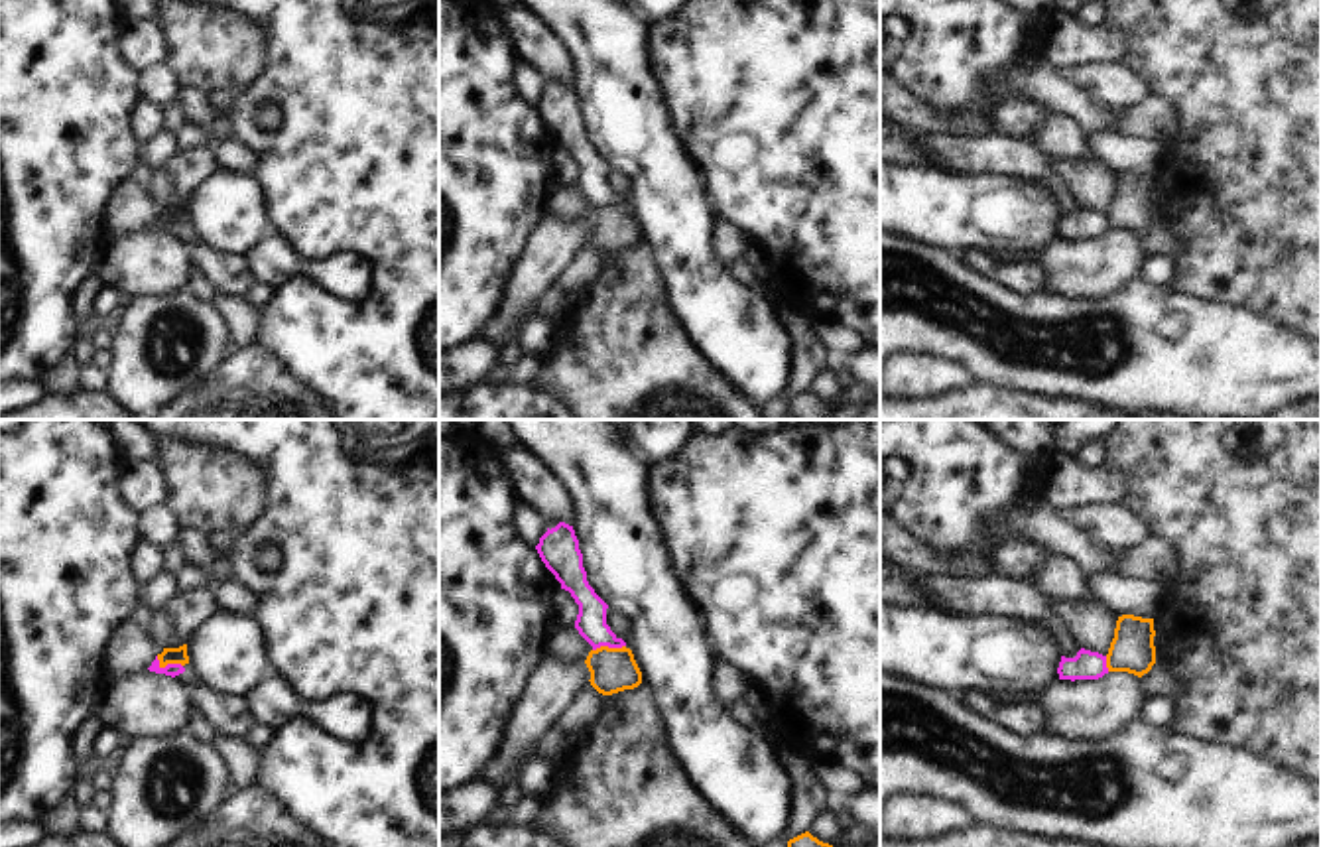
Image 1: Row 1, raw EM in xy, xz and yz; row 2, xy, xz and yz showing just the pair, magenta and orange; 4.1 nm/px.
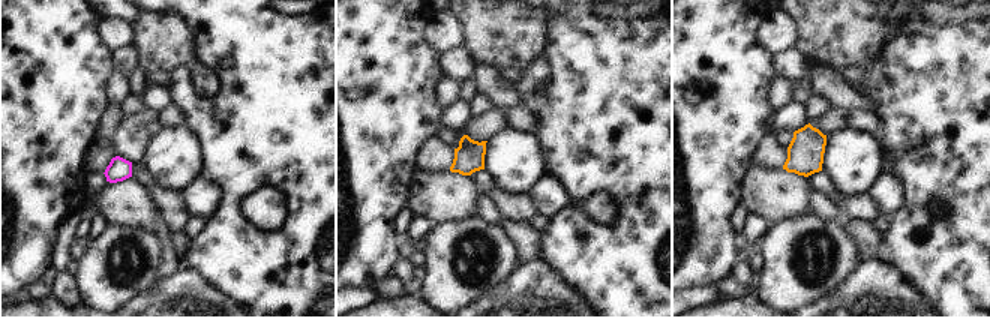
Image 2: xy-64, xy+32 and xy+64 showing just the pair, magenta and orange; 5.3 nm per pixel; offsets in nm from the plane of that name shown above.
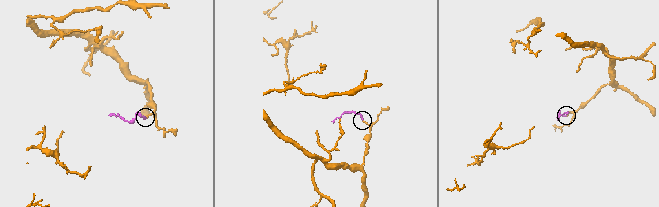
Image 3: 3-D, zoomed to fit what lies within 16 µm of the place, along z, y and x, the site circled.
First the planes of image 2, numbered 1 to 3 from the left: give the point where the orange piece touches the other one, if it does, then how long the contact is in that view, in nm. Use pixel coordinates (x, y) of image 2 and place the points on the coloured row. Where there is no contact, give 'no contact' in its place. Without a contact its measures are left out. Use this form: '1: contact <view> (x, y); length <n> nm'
1: no contact
2: no contact
3: no contact

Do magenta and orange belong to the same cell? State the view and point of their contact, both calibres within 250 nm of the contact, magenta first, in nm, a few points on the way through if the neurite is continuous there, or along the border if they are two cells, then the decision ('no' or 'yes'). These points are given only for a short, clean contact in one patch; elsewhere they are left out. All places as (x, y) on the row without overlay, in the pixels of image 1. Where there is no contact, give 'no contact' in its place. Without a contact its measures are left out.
meets magenta in xy at (168, 223); 50 nm thick on the magenta side, 60 nm on the other; border along xy (156, 215), (162, 225), (182, 225); no

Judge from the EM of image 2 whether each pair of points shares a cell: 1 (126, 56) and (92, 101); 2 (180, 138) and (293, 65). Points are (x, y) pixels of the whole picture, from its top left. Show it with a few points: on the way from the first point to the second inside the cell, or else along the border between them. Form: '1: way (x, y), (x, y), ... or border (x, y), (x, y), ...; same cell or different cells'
1: way (113, 60), (92, 81), (92, 87); same cell
2: border (183, 123), (198, 141), (203, 165); different cells

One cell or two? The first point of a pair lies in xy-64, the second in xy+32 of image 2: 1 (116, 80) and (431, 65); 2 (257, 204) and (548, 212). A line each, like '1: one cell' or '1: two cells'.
1: two cells
2: one cell

